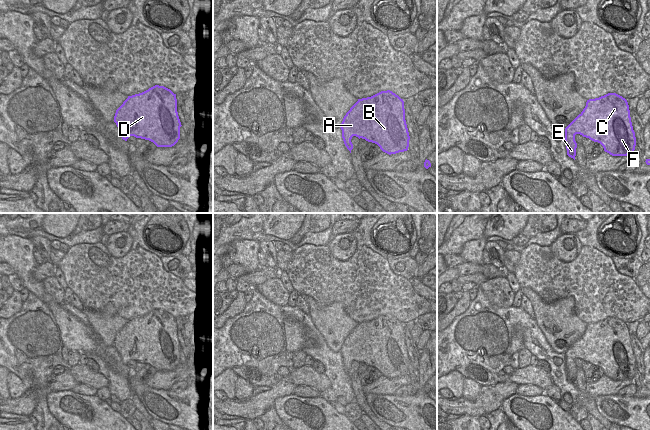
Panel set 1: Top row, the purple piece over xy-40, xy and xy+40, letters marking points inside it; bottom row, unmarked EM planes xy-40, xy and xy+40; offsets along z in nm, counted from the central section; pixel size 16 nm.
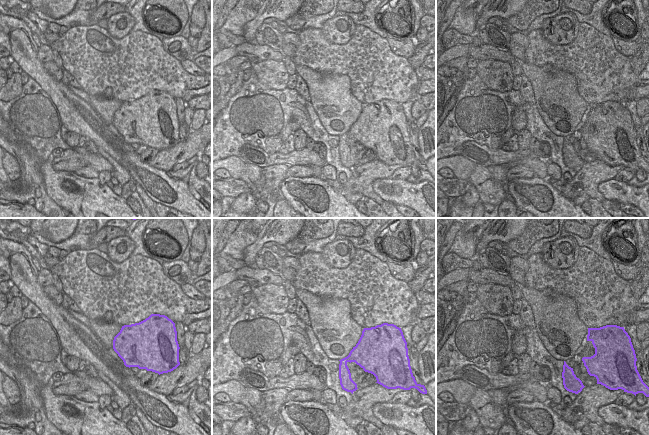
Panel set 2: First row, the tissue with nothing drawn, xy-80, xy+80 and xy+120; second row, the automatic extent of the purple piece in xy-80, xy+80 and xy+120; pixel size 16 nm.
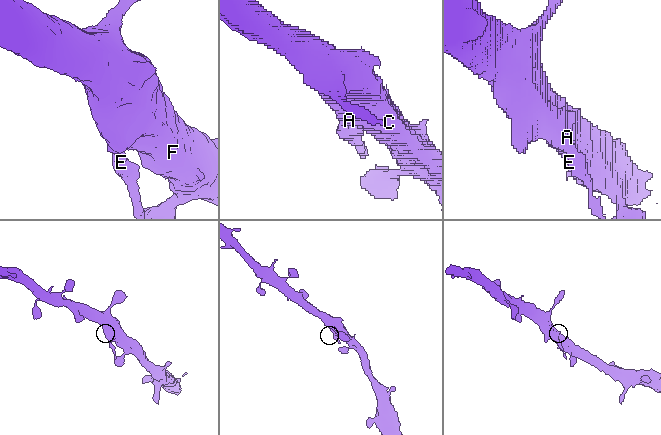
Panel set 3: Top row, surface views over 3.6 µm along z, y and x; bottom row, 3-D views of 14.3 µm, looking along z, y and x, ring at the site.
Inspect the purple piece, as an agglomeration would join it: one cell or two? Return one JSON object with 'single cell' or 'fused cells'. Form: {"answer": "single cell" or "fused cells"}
{"answer": "single cell"}

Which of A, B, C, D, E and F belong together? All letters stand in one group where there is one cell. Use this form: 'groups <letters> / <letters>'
groups A B C D E F

